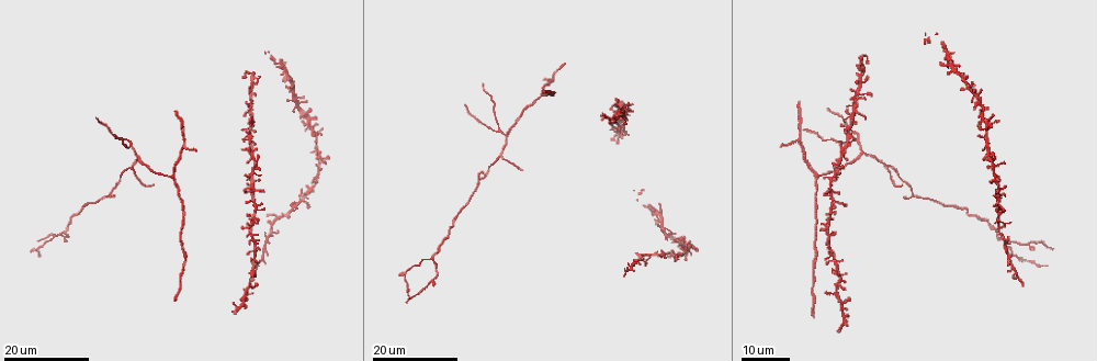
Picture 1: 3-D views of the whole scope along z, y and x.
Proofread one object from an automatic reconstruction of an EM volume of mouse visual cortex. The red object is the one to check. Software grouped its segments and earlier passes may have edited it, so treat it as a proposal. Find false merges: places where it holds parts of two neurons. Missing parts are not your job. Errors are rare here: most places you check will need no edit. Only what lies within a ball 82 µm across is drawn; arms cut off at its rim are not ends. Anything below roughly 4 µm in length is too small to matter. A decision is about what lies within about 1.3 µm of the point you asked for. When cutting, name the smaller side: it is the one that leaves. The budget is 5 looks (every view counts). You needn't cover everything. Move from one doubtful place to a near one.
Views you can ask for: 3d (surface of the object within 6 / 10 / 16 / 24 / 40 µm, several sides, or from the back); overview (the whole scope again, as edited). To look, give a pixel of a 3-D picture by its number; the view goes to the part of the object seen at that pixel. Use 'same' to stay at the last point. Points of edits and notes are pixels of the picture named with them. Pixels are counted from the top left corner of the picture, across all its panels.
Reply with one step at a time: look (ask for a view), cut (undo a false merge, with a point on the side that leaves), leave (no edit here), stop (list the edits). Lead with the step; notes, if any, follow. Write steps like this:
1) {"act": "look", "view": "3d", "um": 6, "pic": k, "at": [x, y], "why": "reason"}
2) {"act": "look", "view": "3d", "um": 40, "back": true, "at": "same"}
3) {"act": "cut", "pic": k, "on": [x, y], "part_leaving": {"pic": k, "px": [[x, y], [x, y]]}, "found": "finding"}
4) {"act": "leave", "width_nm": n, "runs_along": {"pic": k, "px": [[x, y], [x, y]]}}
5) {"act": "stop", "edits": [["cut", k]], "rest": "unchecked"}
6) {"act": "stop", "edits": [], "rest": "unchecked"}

{"act": "look", "view": "3d", "um": 16, "pic": 1, "at": [816, 204], "why": "sudden change in width"}

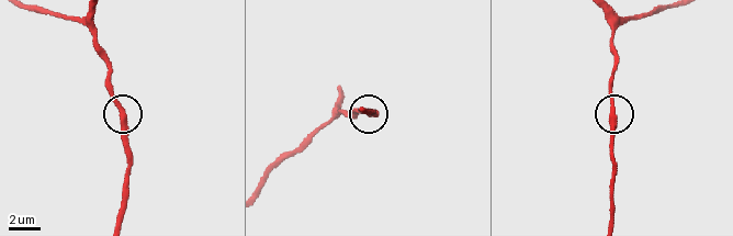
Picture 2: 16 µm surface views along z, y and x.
{"act": "look", "view": "3d", "um": 6, "pic": 2, "at": [613, 106]}

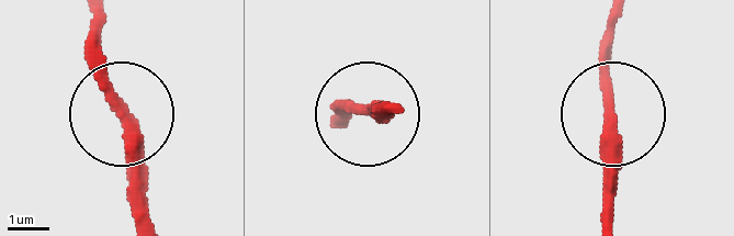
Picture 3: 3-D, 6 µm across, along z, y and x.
{"act": "leave", "width_nm": 280, "found": "all the same neuron"}

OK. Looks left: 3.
{"act": "look", "view": "3d", "um": 24, "pic": 1, "at": [247, 228], "why": "looks like a crossing"}

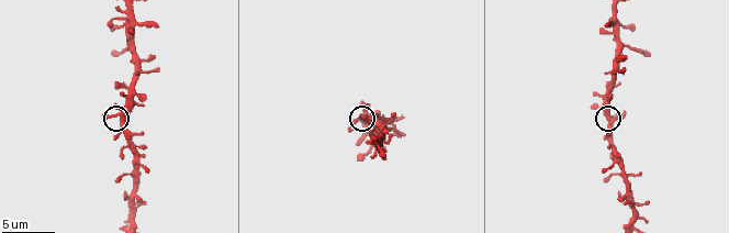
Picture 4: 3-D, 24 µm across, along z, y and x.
{"act": "look", "view": "3d", "um": 6, "pic": 4, "at": [118, 117]}

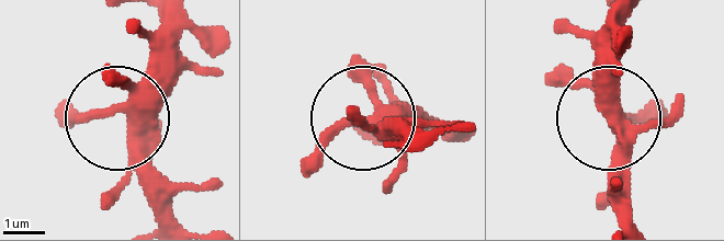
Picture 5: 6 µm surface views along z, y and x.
{"act": "leave", "arms": 4, "found": "one neuron here"}

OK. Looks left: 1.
{"act": "stop", "edits": [], "rest": "unchecked"}

